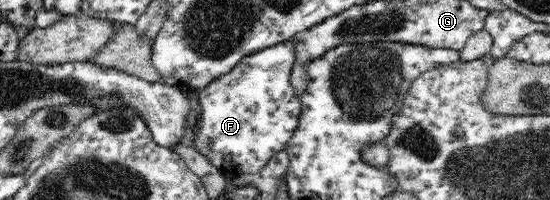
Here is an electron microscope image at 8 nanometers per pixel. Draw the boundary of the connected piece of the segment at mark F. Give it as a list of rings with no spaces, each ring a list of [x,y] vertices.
[[[297,37],[279,42],[256,53],[250,53],[239,60],[233,70],[215,80],[211,80],[199,92],[201,112],[194,131],[194,150],[207,158],[217,168],[217,172],[227,178],[259,172],[273,155],[285,150],[286,142],[297,128],[302,104],[290,83],[290,74],[296,62],[294,46]]]

